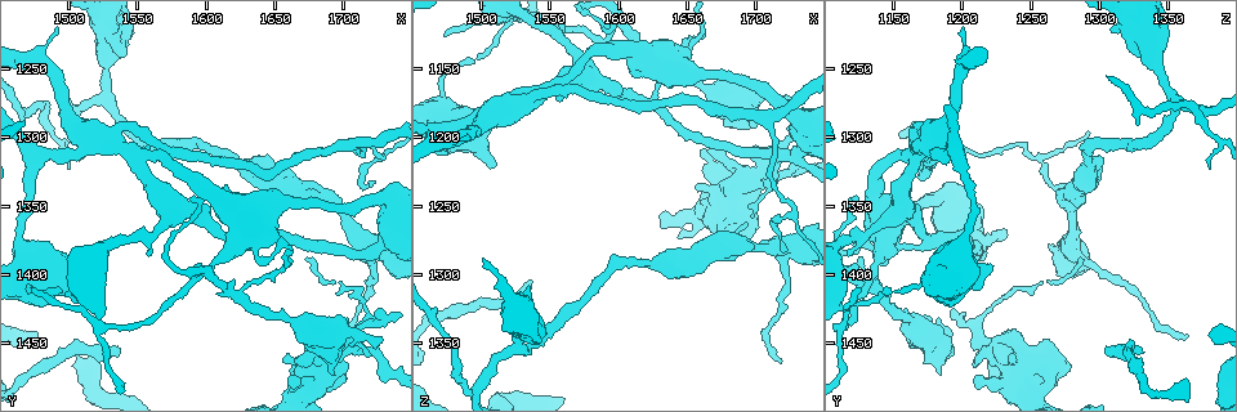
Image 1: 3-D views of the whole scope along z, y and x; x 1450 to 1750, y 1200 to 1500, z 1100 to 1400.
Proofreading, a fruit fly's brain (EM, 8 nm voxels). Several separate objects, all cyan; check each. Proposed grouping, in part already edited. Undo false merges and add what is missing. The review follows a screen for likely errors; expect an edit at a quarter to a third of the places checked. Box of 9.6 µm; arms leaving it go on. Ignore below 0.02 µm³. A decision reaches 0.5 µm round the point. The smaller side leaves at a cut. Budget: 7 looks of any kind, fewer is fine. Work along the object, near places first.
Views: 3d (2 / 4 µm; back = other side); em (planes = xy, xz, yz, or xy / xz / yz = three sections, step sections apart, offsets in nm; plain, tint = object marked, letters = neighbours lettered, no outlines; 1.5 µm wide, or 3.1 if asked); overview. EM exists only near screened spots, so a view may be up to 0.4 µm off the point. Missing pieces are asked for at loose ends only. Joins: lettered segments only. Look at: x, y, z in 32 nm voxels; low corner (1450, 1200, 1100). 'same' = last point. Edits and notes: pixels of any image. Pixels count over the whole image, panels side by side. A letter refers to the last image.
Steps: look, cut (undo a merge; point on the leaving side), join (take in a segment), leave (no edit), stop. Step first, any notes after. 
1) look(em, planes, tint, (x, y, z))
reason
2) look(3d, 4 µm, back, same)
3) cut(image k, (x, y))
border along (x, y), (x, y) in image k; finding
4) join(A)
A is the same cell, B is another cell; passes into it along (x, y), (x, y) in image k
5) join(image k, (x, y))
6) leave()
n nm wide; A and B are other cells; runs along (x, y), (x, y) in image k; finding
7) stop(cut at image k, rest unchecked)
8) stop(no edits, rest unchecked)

look(em, xz, step 4, letters, (1538, 1456, 1304))
an open end

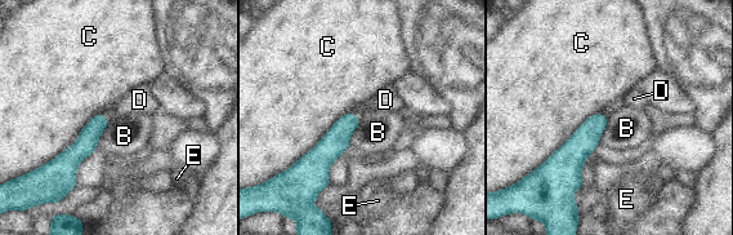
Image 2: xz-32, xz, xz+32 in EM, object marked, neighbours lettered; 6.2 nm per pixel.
look(em, yz, step 8, letters, same)
another direction

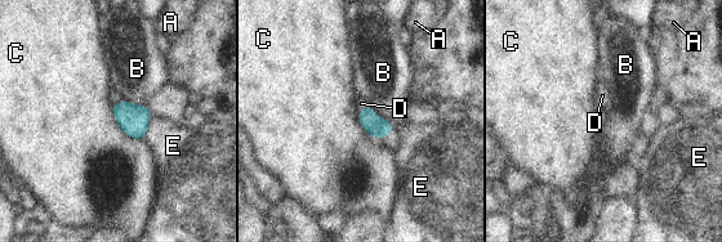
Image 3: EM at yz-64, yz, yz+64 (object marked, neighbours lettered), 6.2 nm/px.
join(image 3, (361, 103))
D is the same cell, A, B, C and E are other cells; passes into it along (371, 122), (364, 110), (361, 103) in image 3; it goes on there

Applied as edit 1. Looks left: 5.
look(em, planes, tint, (1594, 1400, 1132))
thick turns thin

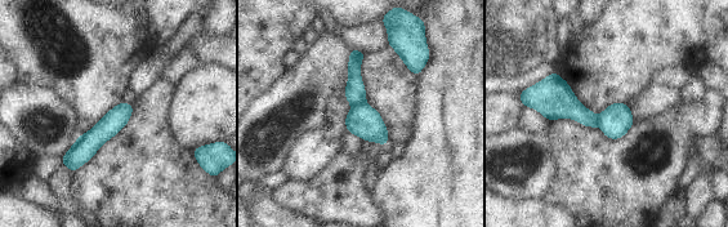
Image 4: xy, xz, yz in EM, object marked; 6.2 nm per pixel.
look(em, planes, letters, same)
see the neighbours

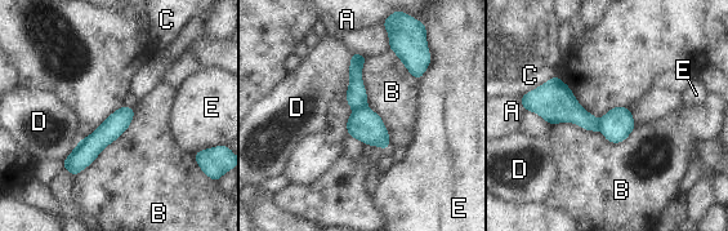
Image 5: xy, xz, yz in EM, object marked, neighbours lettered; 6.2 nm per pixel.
cut(image 5, (356, 94))
A, B, C, D and E are other cells; border along (365, 105), (354, 110) in image 5; two cells meet here

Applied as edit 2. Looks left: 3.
stop(join at image 3, cut at image 5, rest unchecked)

